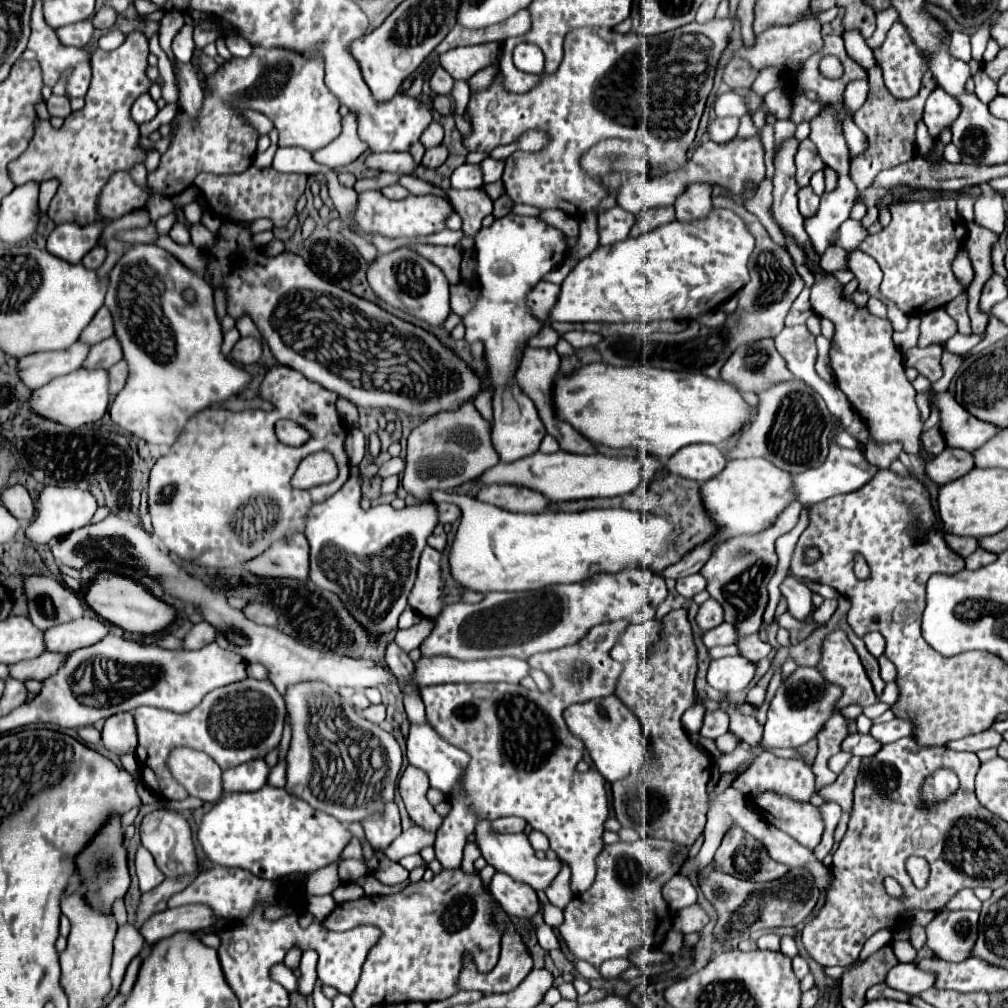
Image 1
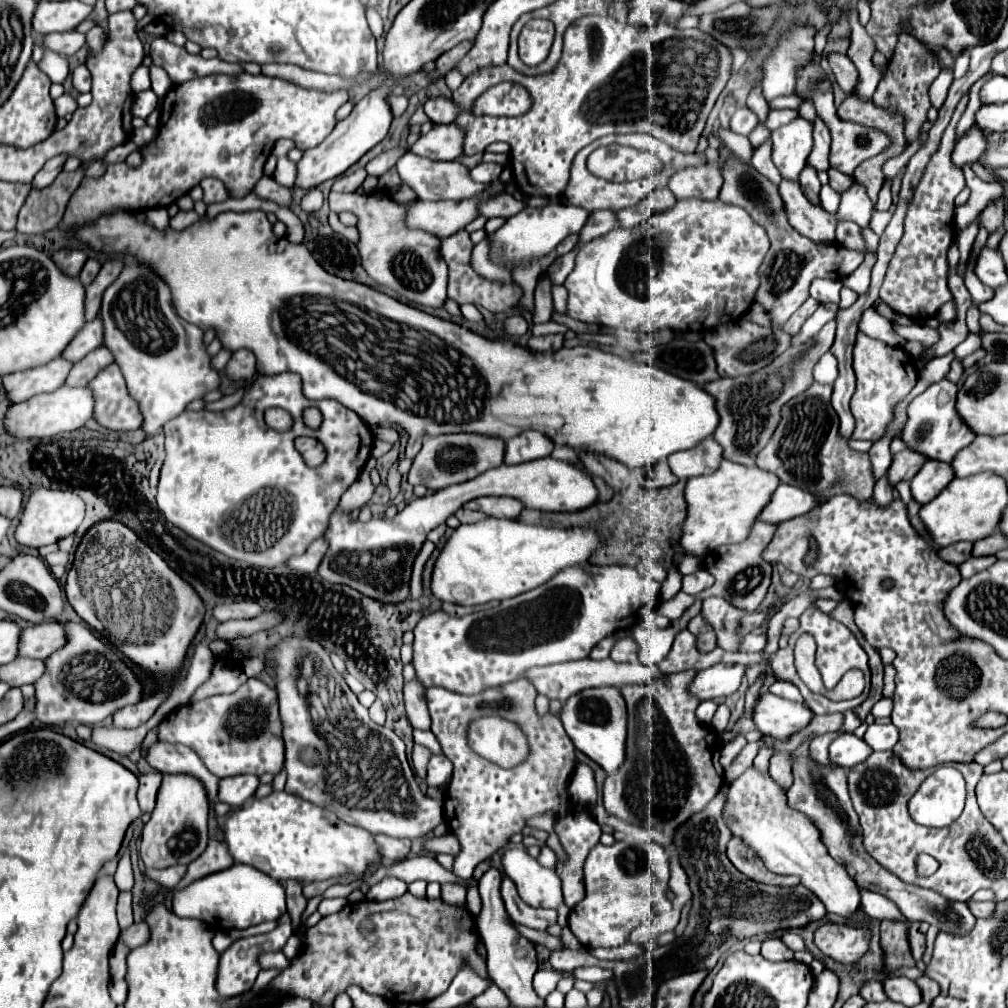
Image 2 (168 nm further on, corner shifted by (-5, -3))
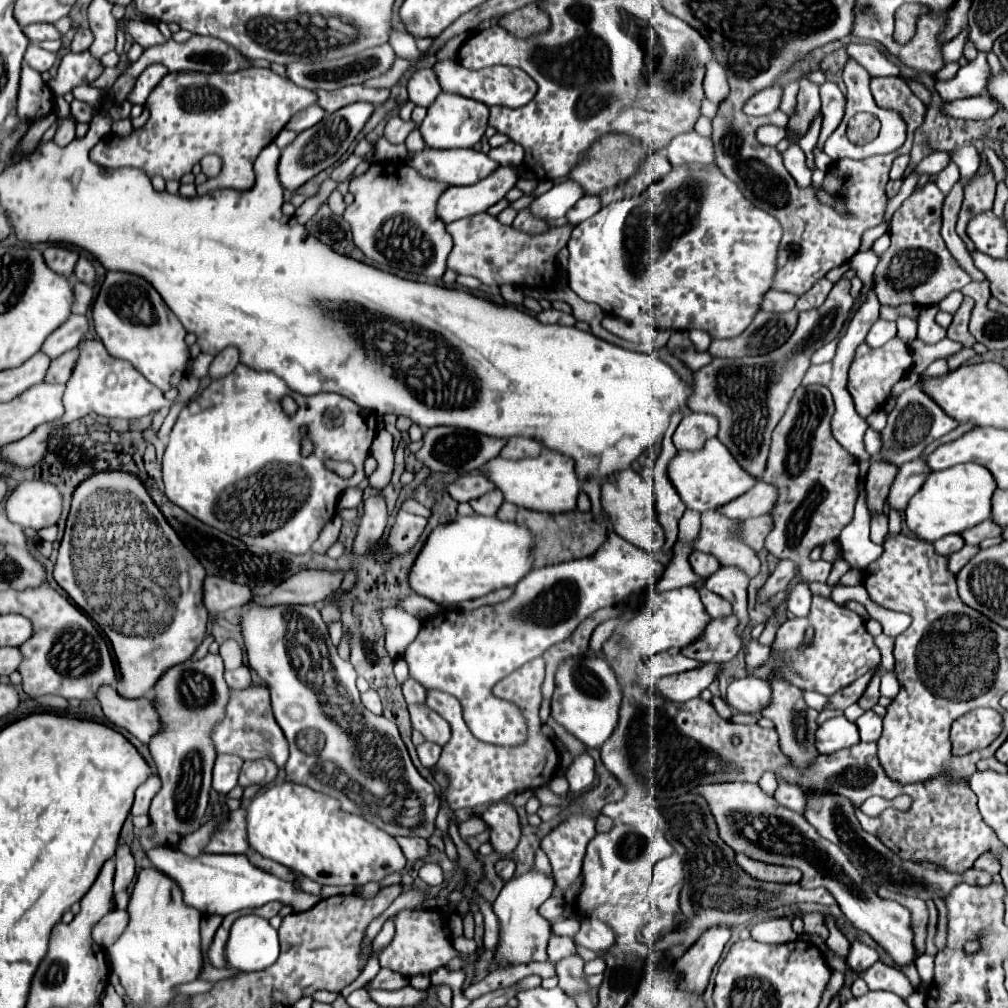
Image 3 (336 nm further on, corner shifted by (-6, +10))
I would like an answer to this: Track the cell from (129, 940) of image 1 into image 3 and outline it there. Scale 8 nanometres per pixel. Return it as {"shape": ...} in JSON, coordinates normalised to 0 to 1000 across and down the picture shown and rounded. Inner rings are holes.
{"shape":[[[118,840],[116,842],[116,866],[114,866],[114,886],[118,884],[124,884],[130,874],[134,872],[134,854],[132,854],[132,848],[126,840]]]}

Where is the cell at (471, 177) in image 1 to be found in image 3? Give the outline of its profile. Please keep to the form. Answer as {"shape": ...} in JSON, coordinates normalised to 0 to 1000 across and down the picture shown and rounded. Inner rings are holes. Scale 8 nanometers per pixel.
{"shape":[[[505,140],[505,142],[501,142],[501,144],[493,146],[493,148],[487,148],[485,156],[489,160],[493,160],[495,164],[511,164],[511,166],[515,166],[517,158],[519,158],[519,146]]]}

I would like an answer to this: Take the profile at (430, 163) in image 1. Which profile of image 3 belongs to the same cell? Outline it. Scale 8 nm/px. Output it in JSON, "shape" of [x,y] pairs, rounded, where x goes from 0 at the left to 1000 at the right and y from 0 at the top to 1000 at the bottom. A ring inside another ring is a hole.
{"shape":[[[436,92],[432,102],[424,108],[424,116],[418,122],[416,130],[422,138],[422,142],[426,146],[432,146],[432,148],[469,146],[479,136],[479,132],[483,128],[483,116],[485,116],[483,104],[469,100],[469,98],[449,94],[449,92]]]}

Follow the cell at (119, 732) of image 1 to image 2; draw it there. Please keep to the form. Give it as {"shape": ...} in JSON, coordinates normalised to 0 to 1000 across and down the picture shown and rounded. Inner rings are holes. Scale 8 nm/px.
{"shape":[[[99,516],[93,522],[89,522],[89,526],[79,534],[79,540],[75,542],[75,548],[73,548],[73,558],[69,565],[65,567],[63,589],[69,601],[85,619],[97,625],[125,653],[129,653],[133,659],[137,659],[141,665],[149,669],[153,677],[151,688],[133,700],[123,700],[121,704],[113,708],[115,722],[137,722],[169,690],[177,675],[177,669],[185,655],[185,647],[204,609],[204,601],[200,593],[194,589],[194,585],[187,577],[183,577],[165,560],[165,556],[159,550],[155,550],[143,536],[139,536],[139,532],[131,524],[127,524],[125,520],[117,516]]]}

